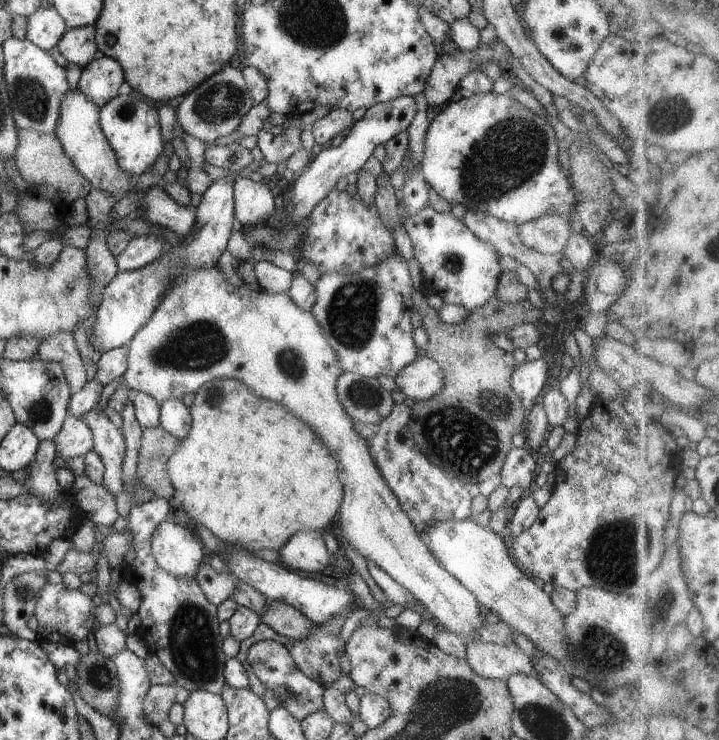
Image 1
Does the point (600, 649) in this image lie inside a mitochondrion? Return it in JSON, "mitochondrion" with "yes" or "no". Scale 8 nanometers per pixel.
{"mitochondrion":"yes"}

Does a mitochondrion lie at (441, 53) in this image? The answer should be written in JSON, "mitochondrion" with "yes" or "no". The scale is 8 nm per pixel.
{"mitochondrion":"no"}

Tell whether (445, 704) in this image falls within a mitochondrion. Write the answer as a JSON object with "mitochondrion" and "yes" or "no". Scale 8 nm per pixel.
{"mitochondrion":"yes"}

